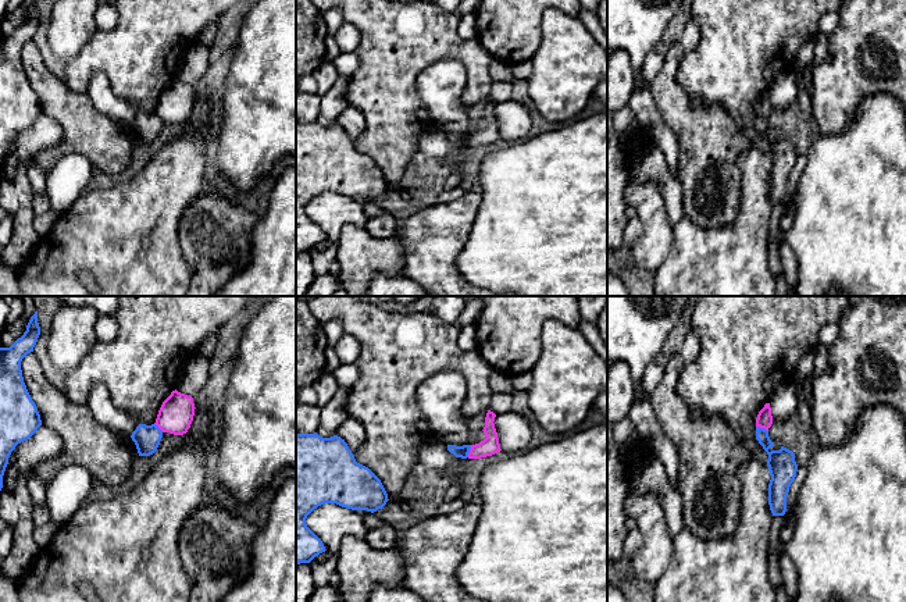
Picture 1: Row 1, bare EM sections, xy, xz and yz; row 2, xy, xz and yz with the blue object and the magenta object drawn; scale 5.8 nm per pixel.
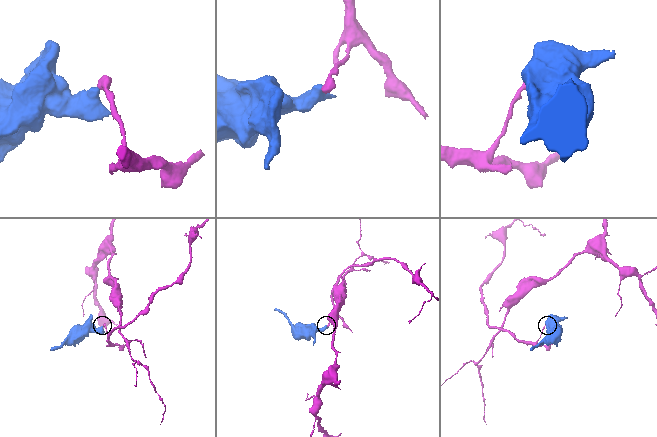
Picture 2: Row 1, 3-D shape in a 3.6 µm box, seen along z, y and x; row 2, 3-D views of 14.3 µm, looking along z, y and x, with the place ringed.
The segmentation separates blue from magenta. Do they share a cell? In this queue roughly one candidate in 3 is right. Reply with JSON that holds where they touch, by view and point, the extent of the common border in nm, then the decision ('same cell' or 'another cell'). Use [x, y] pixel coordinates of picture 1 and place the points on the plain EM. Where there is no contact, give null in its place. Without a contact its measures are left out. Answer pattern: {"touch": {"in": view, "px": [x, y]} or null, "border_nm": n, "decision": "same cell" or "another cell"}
{"touch": {"in": "xz", "px": [468, 139]}, "border_nm": 80, "decision": "another cell"}

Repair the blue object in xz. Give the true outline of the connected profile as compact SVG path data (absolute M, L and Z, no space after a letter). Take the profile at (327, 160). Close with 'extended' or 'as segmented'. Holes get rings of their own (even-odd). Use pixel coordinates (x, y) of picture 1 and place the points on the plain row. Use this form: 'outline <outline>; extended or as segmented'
outline M296 121L296 254L325 241L307 215L307 204L324 192L377 200L388 190L381 168L356 150L345 128Z; as segmented

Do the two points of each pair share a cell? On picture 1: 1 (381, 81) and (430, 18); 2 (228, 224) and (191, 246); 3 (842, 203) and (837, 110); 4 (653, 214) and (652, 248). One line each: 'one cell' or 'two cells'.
1: one cell
2: one cell
3: two cells
4: one cell

